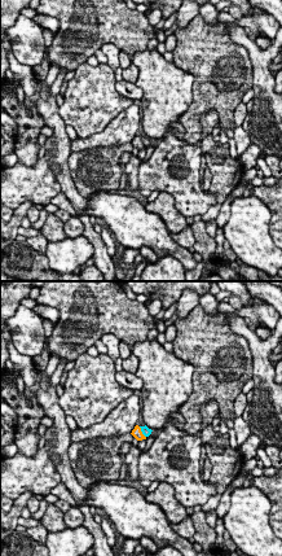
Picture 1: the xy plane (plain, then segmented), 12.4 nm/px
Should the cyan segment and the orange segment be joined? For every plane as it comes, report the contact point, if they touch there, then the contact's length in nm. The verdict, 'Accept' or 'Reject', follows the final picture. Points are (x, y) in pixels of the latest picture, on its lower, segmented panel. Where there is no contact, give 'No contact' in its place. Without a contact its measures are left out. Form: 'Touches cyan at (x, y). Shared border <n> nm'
Touches cyan at (141, 430). Shared border 170 nm

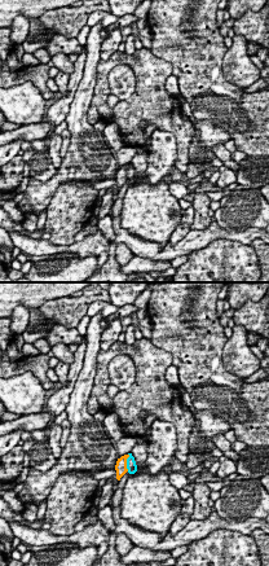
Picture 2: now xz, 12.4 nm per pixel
Touches cyan at (127, 463). Shared border 220 nm

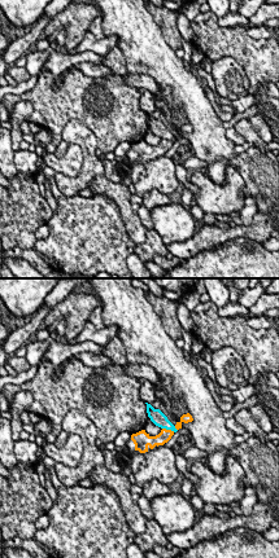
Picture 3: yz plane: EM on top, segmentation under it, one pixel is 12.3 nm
Touches cyan at (169, 429). Shared border 170 nm

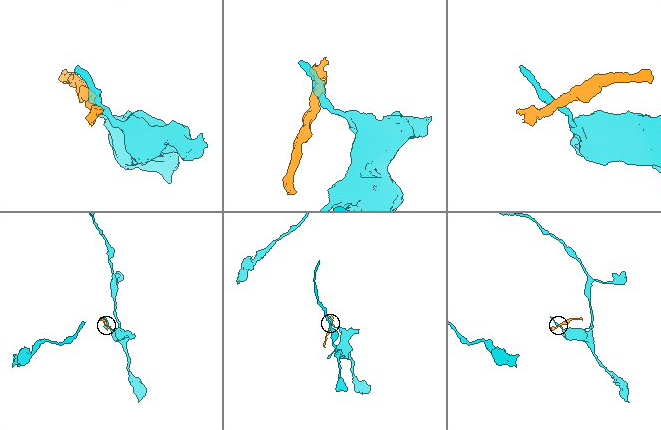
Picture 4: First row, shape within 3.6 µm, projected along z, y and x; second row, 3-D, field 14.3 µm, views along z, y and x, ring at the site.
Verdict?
Reject

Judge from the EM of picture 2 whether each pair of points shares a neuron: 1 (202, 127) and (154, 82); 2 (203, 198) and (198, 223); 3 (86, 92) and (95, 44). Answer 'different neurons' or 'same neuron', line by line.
1: different neurons
2: same neuron
3: same neuron

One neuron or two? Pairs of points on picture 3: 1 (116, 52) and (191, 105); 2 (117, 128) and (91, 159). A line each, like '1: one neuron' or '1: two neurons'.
1: two neurons
2: two neurons

